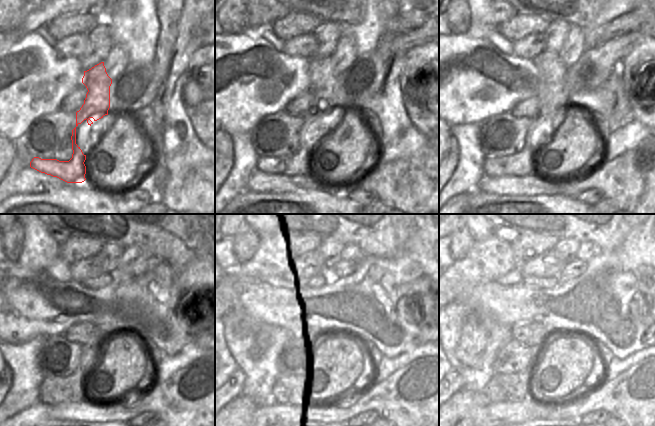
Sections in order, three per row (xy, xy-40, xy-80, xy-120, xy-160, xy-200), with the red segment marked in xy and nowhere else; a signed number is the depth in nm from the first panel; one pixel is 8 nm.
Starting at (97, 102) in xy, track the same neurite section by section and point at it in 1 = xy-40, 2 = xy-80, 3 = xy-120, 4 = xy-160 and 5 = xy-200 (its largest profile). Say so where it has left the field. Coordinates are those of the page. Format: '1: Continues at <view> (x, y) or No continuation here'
1: Continues at xy-40 (322, 76)
2: Continues at xy-80 (553, 94)
3: Continues at xy-120 (104, 280)
4: Continues at xy-160 (328, 278)
5: Continues at xy-200 (540, 282)

